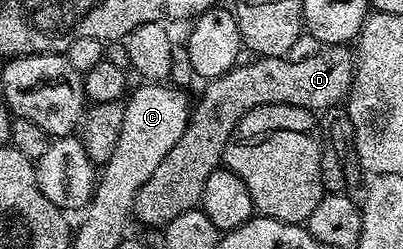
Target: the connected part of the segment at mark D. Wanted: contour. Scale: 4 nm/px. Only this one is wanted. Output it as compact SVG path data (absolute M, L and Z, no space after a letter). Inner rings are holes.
M326 45L315 55L294 58L258 57L253 60L255 63L243 62L203 86L206 88L193 104L184 137L172 145L172 153L156 165L152 177L136 197L132 215L137 222L138 219L142 222L143 228L164 229L176 221L180 213L188 213L201 204L204 185L208 185L208 177L219 170L228 137L239 121L261 103L291 103L300 109L321 113L329 107L339 106L349 96L356 70L356 55L349 46Z

